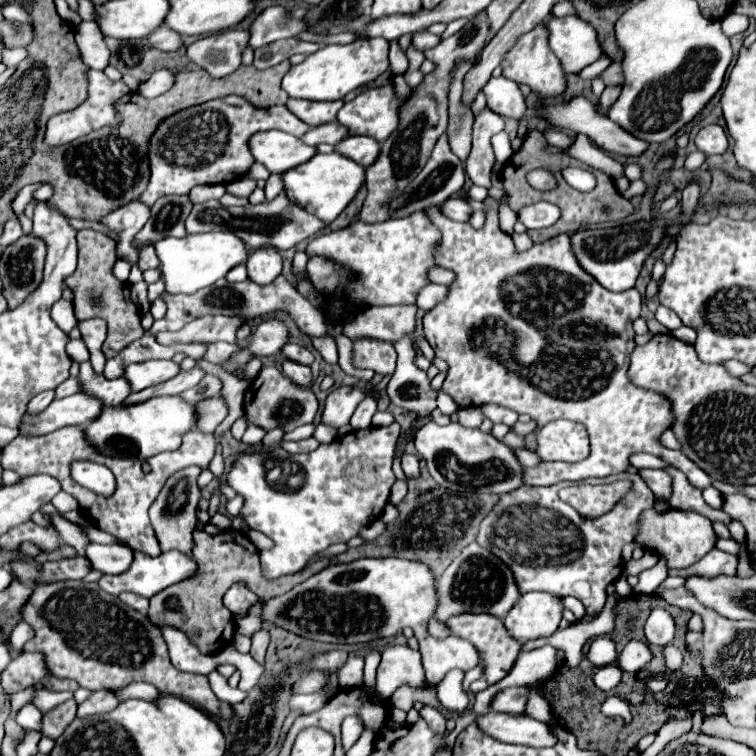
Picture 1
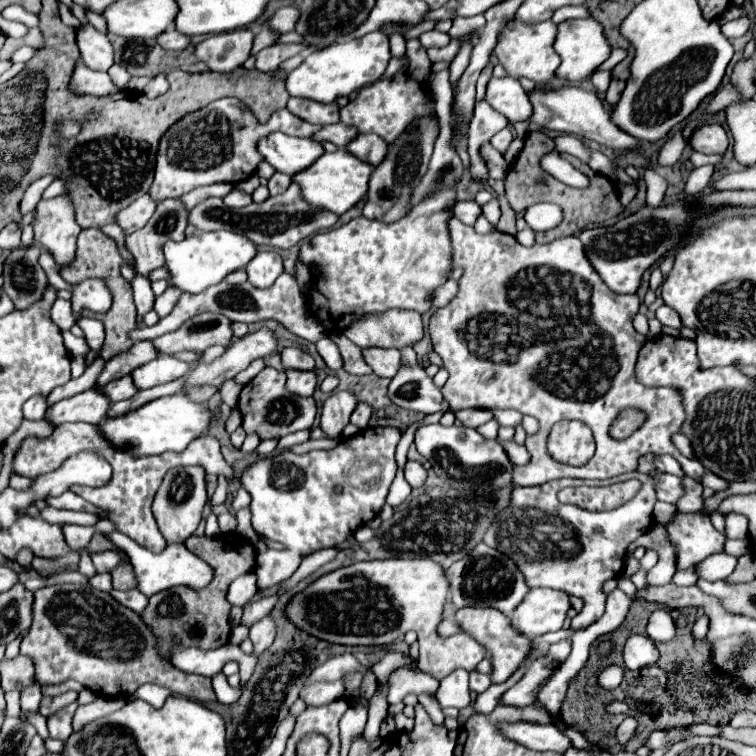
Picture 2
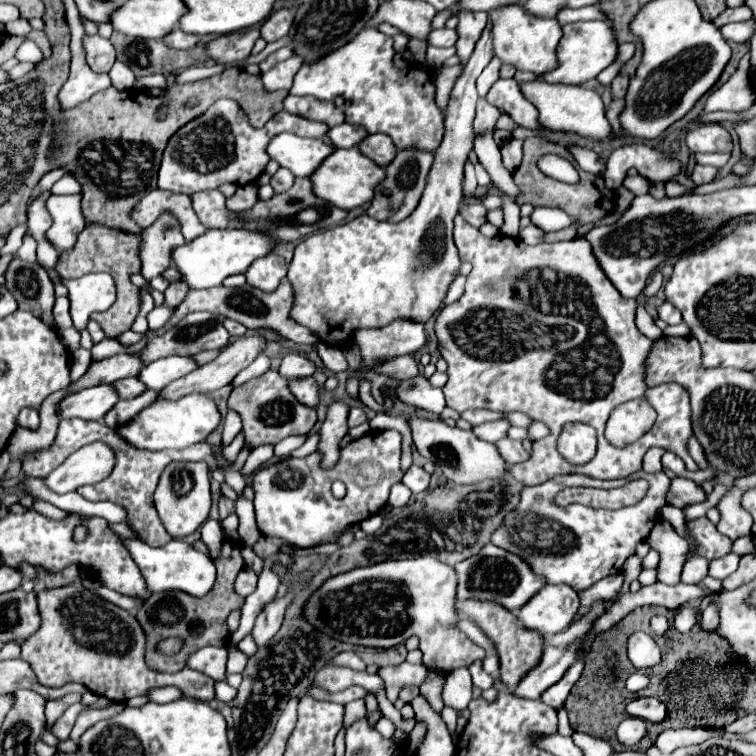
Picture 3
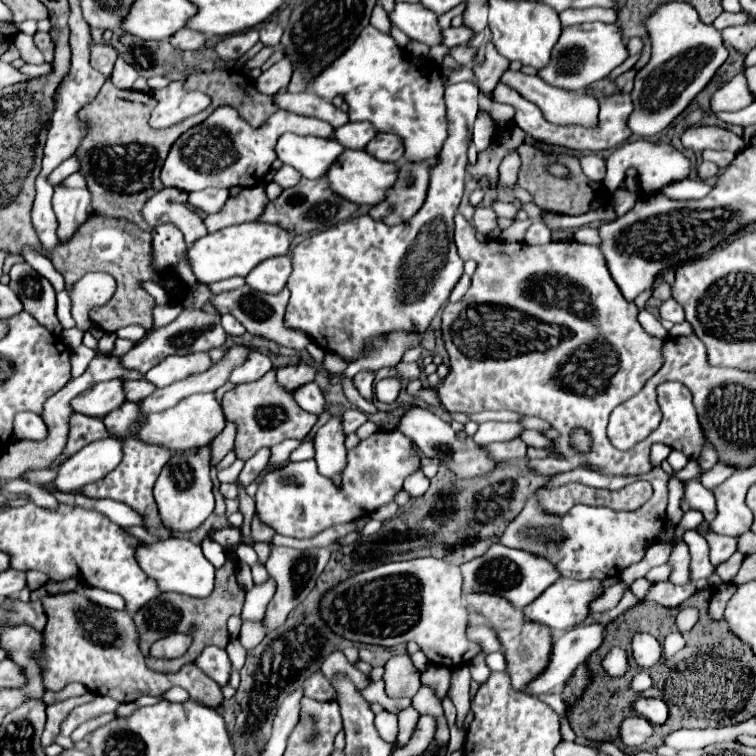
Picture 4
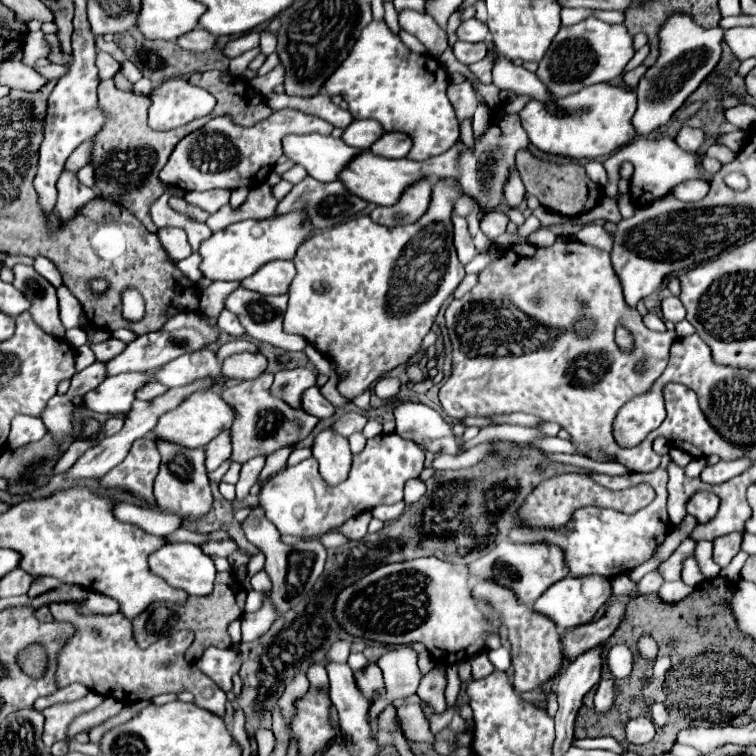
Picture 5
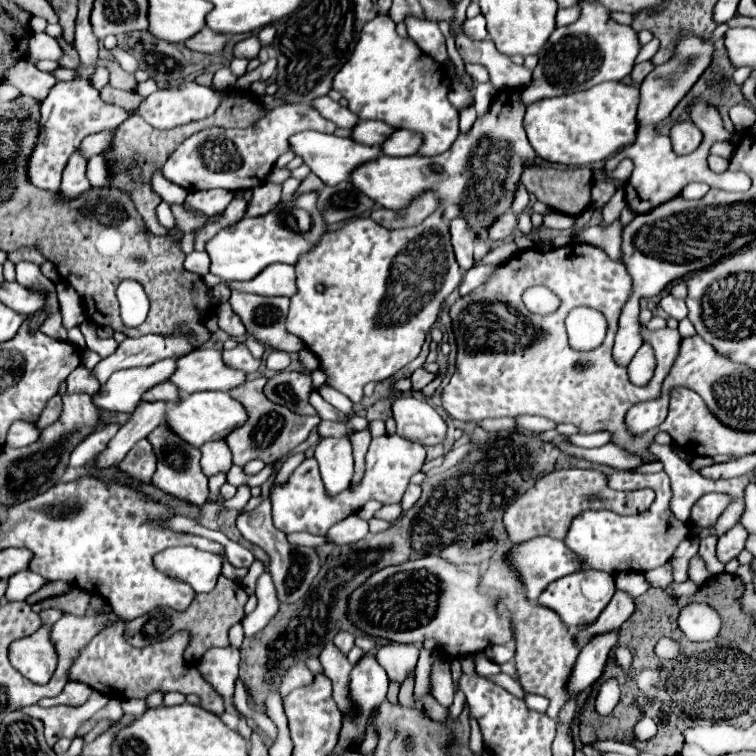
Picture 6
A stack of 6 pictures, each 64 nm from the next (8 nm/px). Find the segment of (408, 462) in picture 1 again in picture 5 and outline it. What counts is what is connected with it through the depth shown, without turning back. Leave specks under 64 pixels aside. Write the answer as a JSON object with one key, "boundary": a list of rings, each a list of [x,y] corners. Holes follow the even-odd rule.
{"boundary":[[[412,478],[412,480],[406,482],[406,488],[404,488],[404,502],[406,502],[406,504],[416,502],[418,498],[424,496],[424,492],[426,492],[426,484],[424,484],[424,480],[420,480],[420,478]]]}

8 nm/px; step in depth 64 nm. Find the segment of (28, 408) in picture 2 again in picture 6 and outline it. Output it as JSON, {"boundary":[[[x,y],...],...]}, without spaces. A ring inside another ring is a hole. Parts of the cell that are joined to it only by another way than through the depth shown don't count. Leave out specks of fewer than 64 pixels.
{"boundary":[[[16,420],[10,430],[8,430],[8,438],[6,438],[6,446],[12,448],[20,448],[26,444],[32,444],[38,436],[40,436],[40,428],[36,426],[36,422],[28,422],[28,420]]]}

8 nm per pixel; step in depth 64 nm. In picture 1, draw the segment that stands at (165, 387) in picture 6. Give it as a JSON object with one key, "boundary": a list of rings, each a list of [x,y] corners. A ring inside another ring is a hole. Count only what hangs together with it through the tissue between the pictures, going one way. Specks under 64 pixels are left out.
{"boundary":[[[89,361],[80,366],[78,380],[80,380],[80,392],[86,394],[86,396],[98,398],[104,406],[122,404],[126,400],[126,396],[130,394],[128,382],[124,378],[106,380],[104,376],[94,372],[94,368]]]}

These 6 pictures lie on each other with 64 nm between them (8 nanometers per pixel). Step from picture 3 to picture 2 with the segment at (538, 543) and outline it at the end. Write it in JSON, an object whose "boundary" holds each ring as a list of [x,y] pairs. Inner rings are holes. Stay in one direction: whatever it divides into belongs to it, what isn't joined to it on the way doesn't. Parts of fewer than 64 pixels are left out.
{"boundary":[[[640,472],[618,476],[618,480],[624,478],[636,478],[642,486],[632,500],[610,512],[588,512],[574,504],[562,504],[556,498],[562,490],[562,480],[552,480],[532,488],[516,486],[510,494],[508,508],[494,516],[492,526],[484,534],[484,544],[514,560],[518,570],[524,574],[528,588],[562,590],[584,600],[583,611],[571,620],[570,628],[573,630],[590,626],[604,614],[604,582],[620,576],[618,572],[622,570],[628,544],[648,532],[650,524],[654,524],[652,506],[656,502],[656,492],[652,478]],[[562,640],[556,644],[552,644],[549,650],[550,656],[558,663],[563,663],[570,654],[571,644],[568,640]]]}

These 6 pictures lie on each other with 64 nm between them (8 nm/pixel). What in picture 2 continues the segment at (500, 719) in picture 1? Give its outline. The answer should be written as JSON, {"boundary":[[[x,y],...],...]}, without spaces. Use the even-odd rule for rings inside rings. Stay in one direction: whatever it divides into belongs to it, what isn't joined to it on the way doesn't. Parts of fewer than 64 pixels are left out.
{"boundary":[[[510,722],[500,724],[500,732],[508,740],[514,740],[518,744],[524,744],[532,750],[552,750],[552,752],[564,752],[568,748],[570,738],[566,738],[556,726],[552,724],[532,724],[532,722]]]}

